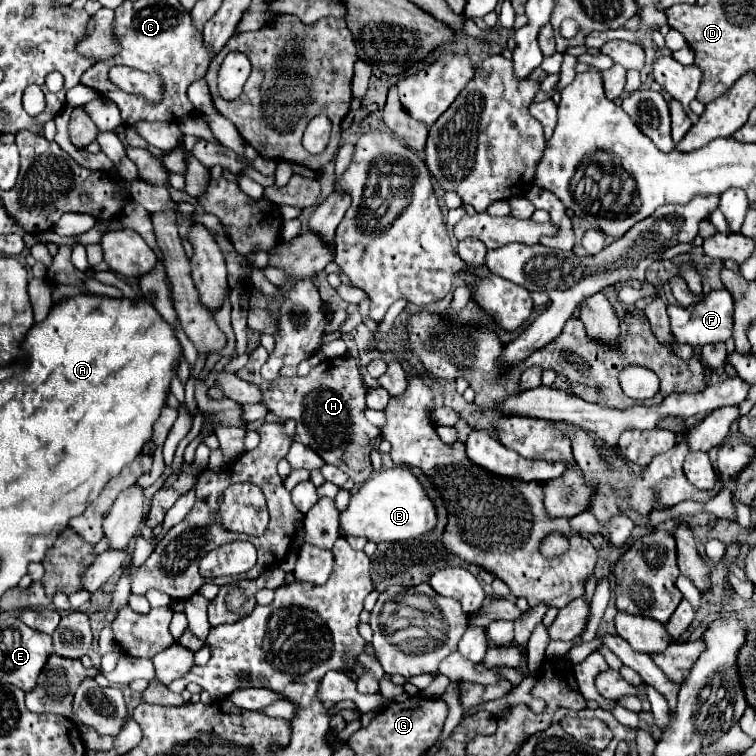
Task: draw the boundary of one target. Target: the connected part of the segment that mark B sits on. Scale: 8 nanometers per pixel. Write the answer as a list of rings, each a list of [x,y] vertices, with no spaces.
[[[393,467],[375,473],[351,495],[347,509],[339,515],[339,523],[345,535],[361,535],[375,543],[396,543],[431,531],[437,525],[437,515],[433,503],[411,471],[407,467]]]

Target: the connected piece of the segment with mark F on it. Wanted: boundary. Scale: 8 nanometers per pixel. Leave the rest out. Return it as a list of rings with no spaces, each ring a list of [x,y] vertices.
[[[711,291],[703,295],[701,301],[681,307],[681,305],[667,305],[667,315],[671,321],[671,341],[667,347],[673,351],[679,345],[703,347],[707,343],[721,343],[727,341],[733,333],[733,299],[727,291]]]

